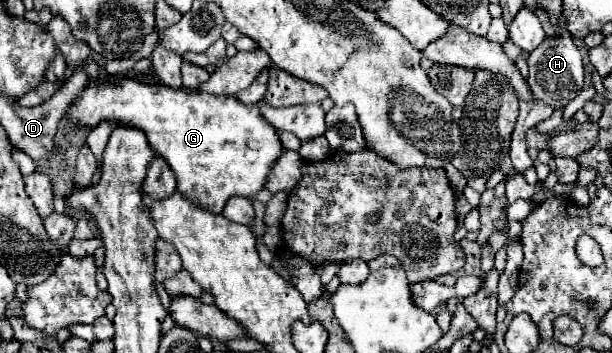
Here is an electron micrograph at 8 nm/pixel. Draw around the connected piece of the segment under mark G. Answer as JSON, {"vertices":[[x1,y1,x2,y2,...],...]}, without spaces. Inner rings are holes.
{"vertices":[[125,78,117,84,91,82,73,102,69,114,75,124,91,128,95,128,103,120,117,120,125,126,141,128,147,134,147,140,153,146,153,150,159,156,163,156,171,166,171,170,175,172,177,190,183,192,183,196,187,196,191,202,213,214,221,214,225,204,233,196,251,198,259,190,263,190,273,164,285,150,279,140,279,132,261,116,257,104,243,104,235,96,213,96,207,92,195,92,185,88,173,90,157,82,147,84,131,78]]}

